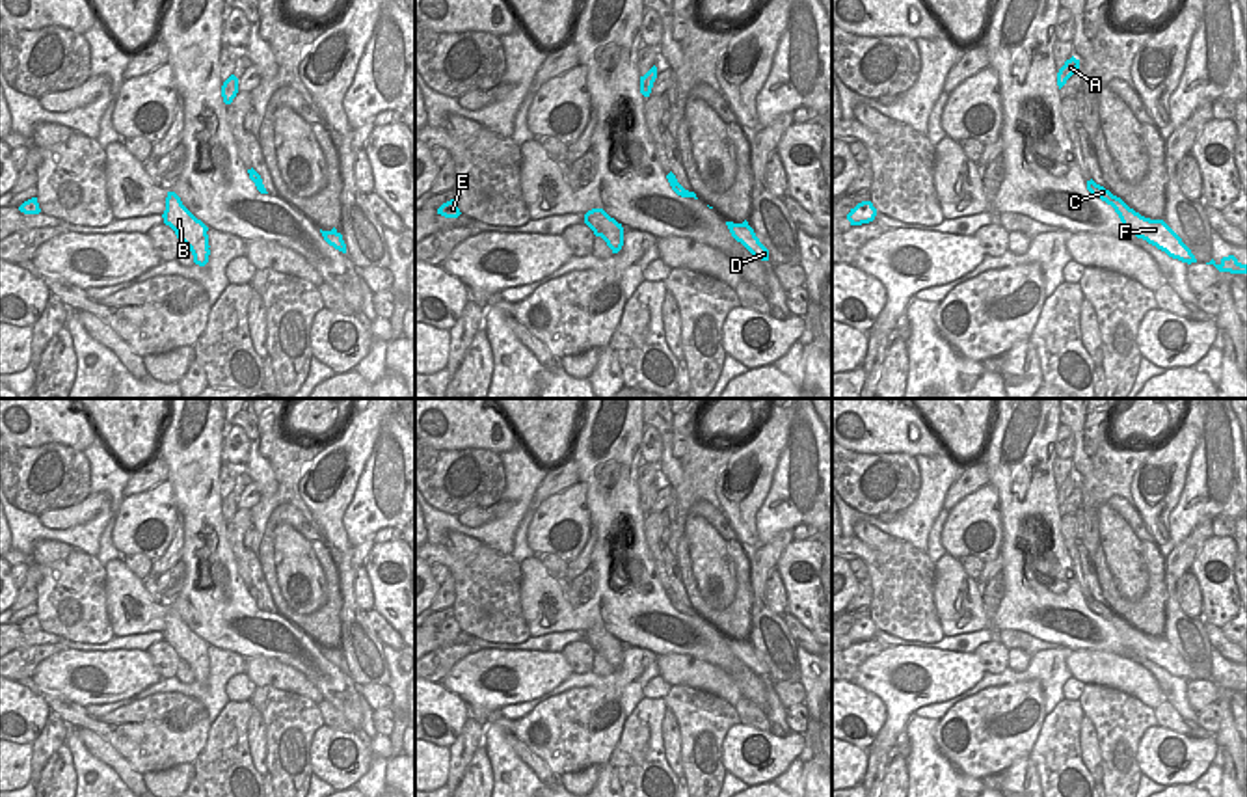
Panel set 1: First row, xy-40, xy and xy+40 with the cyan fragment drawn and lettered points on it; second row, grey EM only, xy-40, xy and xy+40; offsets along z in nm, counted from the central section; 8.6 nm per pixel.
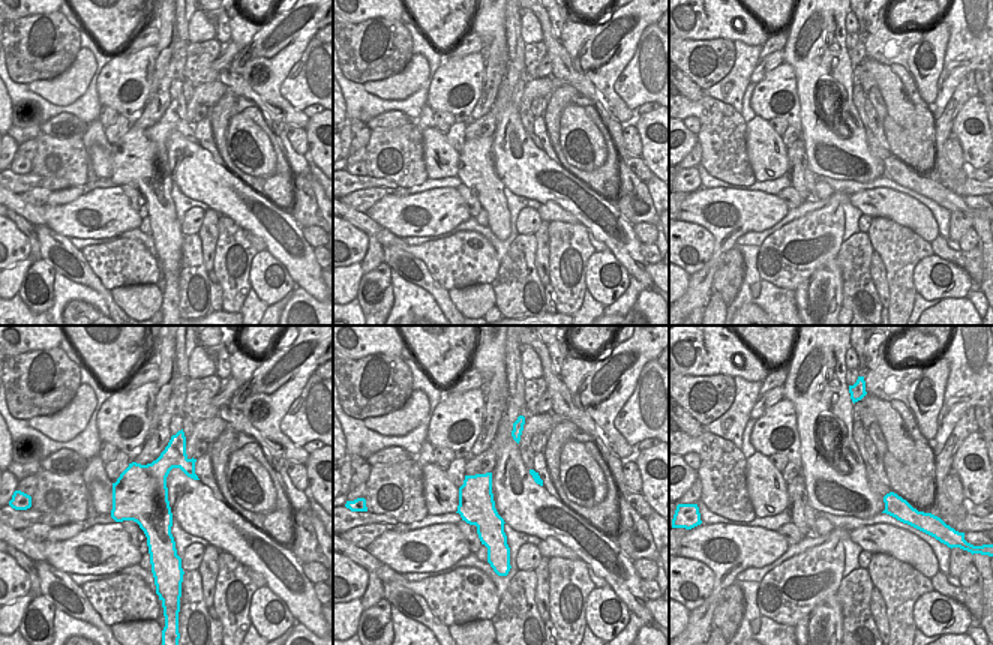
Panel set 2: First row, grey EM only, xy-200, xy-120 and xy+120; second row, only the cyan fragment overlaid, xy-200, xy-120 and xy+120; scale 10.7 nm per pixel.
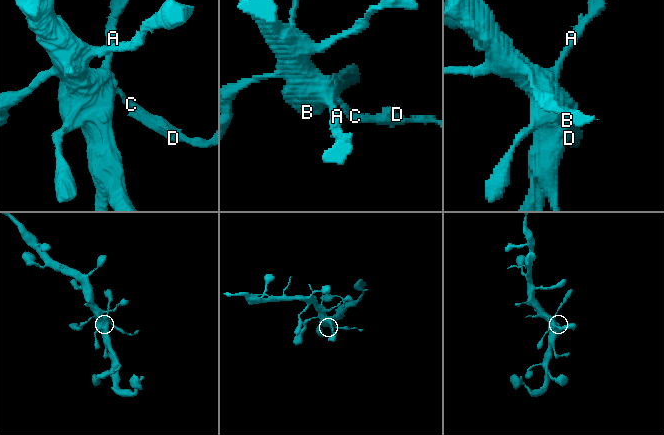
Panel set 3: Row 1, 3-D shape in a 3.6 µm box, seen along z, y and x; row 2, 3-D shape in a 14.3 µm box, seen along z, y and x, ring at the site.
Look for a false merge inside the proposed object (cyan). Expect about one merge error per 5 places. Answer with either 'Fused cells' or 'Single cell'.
Fused cells.

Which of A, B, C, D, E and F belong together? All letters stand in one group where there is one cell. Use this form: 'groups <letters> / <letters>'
groups A B E / C D F

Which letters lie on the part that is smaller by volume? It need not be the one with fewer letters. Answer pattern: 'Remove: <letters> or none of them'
Remove: C, D, F

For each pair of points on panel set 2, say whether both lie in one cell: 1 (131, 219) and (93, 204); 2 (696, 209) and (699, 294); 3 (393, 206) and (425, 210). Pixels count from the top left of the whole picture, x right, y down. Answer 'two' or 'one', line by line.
1: one
2: one
3: one

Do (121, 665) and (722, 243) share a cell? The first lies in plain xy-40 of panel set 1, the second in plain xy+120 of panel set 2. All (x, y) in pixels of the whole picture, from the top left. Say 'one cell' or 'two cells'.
one cell

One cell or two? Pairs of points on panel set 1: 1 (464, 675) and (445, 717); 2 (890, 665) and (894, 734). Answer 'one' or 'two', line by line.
1: two
2: one

